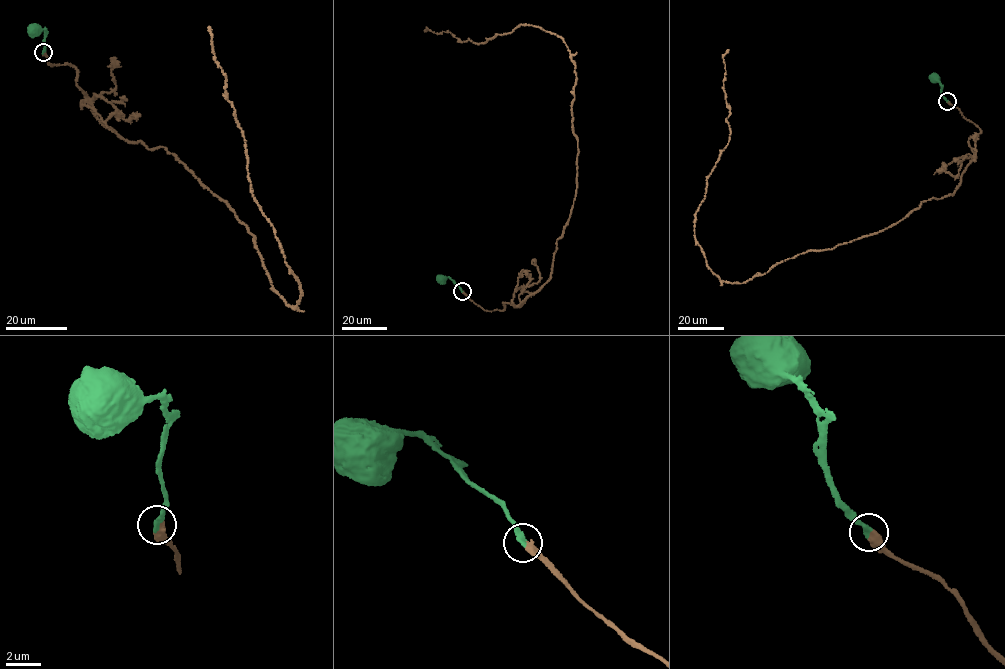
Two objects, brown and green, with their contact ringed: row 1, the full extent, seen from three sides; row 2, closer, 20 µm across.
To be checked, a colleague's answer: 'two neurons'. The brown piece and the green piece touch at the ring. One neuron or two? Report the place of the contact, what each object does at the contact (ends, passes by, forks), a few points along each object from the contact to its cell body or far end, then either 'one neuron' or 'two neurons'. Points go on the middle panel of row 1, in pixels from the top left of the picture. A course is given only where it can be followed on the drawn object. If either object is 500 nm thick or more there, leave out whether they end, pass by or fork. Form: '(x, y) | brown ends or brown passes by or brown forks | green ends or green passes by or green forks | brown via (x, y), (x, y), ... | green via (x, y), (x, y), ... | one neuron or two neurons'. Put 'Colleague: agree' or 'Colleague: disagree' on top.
Colleague: disagree
(462, 291) | brown via (462, 291), (502, 310), (549, 279), (577, 189), (575, 63), (562, 39), (531, 24), (478, 44), (425, 31) | green via (462, 291), (448, 277), (441, 278) | one neuron

